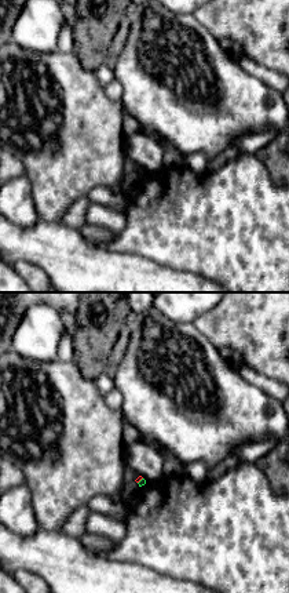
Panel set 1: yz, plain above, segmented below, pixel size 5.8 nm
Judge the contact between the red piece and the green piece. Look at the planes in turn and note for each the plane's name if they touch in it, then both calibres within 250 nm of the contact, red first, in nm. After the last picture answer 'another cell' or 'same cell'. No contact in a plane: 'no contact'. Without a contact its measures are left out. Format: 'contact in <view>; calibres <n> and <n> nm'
contact in yz; calibres 20 and 40 nm

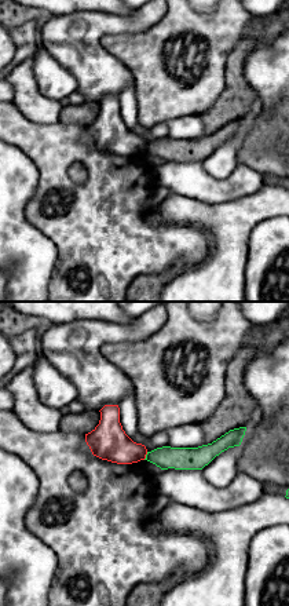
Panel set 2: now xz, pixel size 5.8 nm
contact in xz; calibres 220 and 130 nm

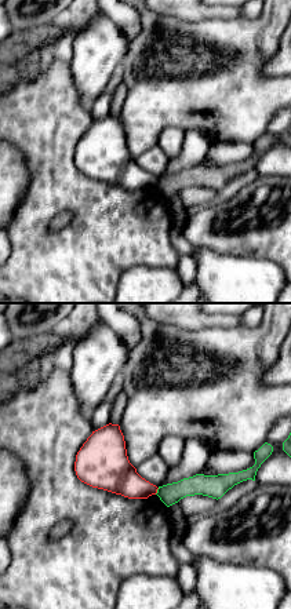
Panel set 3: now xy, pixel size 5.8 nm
contact in xy; calibres 200 and 120 nm

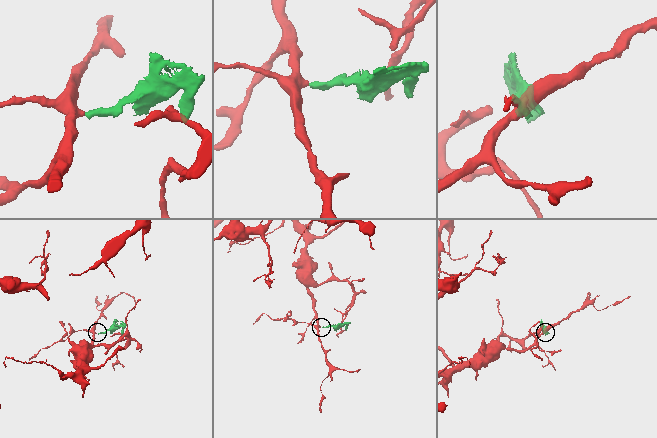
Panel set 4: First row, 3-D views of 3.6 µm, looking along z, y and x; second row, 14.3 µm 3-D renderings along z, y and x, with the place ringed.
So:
another cell

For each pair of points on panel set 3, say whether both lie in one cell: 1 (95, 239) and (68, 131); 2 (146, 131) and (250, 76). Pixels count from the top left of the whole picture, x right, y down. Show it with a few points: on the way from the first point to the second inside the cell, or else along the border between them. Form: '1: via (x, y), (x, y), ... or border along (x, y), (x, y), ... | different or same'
1: via (88, 212), (64, 188), (64, 157) | same
2: via (173, 105), (197, 80), (224, 76) | same

